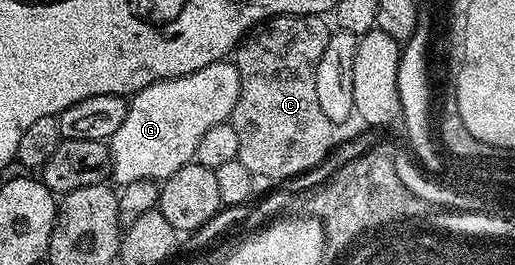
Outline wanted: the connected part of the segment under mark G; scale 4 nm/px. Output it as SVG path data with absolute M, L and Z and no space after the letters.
M223 59L208 67L200 67L200 71L192 71L183 77L169 77L167 81L157 81L133 94L128 101L128 115L124 115L124 123L116 130L116 135L109 139L110 167L112 177L118 180L119 186L136 183L140 179L157 181L176 175L180 167L194 161L194 152L212 127L229 122L230 112L236 107L236 99L240 95L240 75L229 60Z

